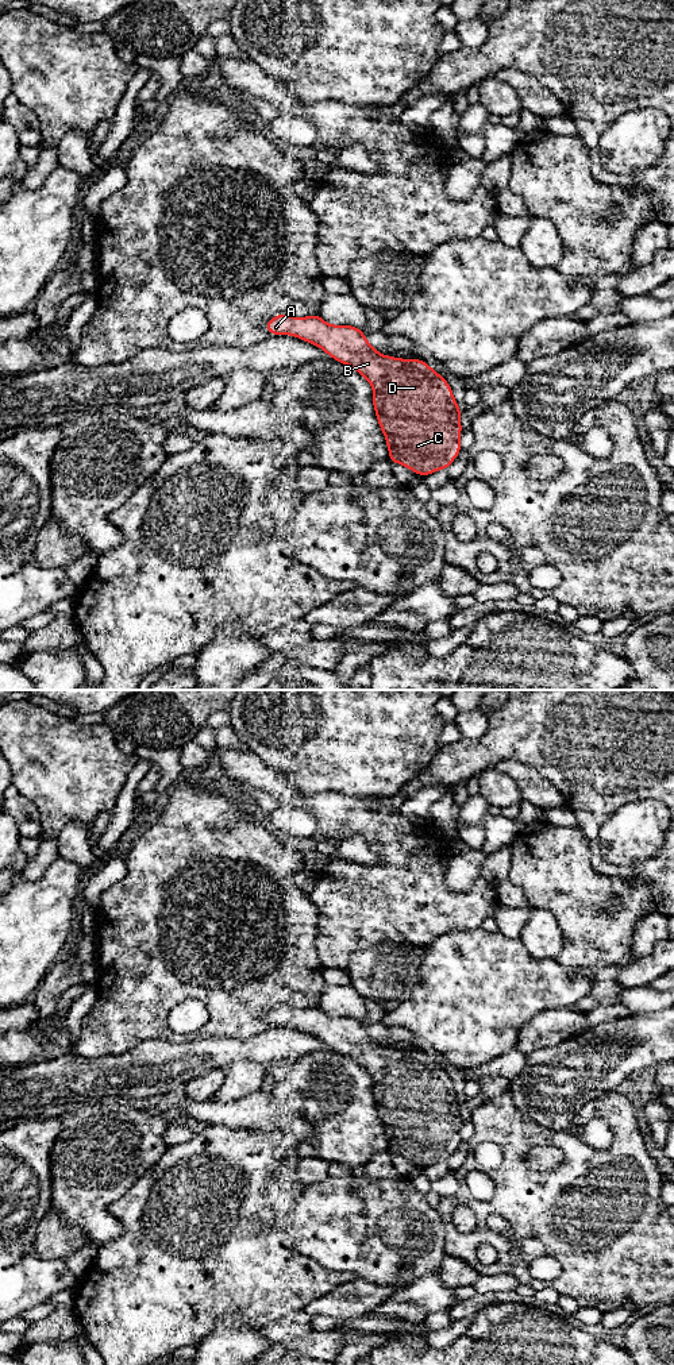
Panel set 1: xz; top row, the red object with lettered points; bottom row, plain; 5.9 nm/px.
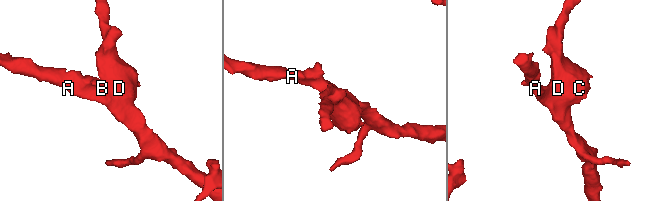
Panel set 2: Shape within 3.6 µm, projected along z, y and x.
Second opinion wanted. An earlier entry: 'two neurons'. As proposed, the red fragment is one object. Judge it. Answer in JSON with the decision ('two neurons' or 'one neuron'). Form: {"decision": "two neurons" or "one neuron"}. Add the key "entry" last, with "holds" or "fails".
{"decision": "one neuron", "entry": "fails"}

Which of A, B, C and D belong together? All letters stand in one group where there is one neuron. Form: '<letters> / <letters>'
A B C D

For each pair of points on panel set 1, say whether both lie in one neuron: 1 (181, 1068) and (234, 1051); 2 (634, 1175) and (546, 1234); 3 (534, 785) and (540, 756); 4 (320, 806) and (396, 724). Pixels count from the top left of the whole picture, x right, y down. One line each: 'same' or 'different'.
1: same
2: same
3: different
4: different

